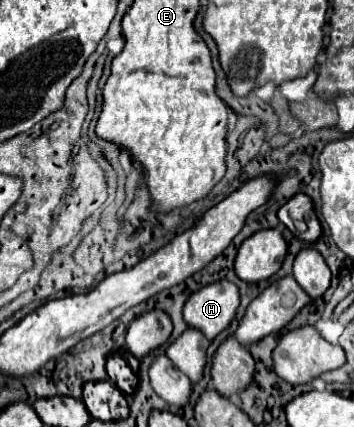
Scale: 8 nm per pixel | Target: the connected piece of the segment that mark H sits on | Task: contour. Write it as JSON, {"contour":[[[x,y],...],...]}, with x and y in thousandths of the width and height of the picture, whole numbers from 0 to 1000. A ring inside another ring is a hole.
{"contour":[[[616,658],[537,691],[520,714],[520,752],[531,766],[571,775],[582,794],[599,799],[650,761],[672,714],[672,672],[650,658]]]}

